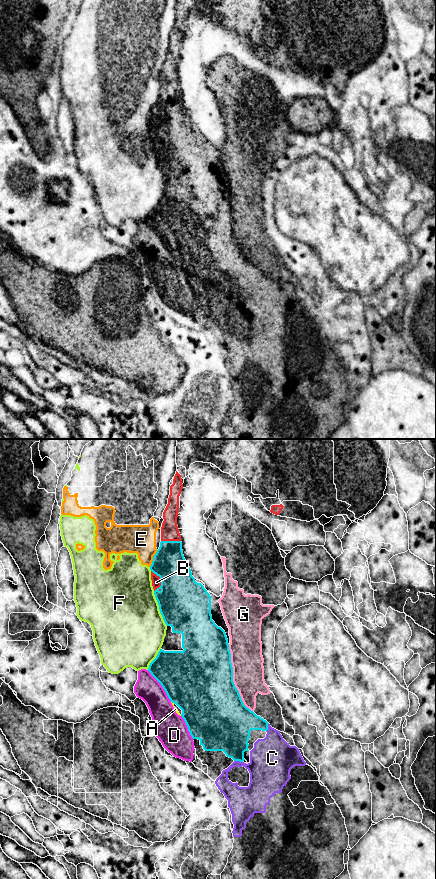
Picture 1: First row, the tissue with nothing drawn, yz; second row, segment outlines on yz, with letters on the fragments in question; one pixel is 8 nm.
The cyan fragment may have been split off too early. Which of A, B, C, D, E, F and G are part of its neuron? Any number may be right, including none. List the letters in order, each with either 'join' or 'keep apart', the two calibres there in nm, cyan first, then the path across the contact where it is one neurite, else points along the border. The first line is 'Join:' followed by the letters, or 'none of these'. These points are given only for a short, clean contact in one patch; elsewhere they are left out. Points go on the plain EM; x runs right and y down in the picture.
Join: A, B, C, D
A: join; 500 nm thick on the cyan side, 20 nm on the other
B: join; 380 nm thick on the cyan side, 80 nm on the other
C: join; 340 nm thick on the cyan side, 320 nm on the other
D: join; 480 nm thick on the cyan side, 200 nm on the other
E: keep apart; 260 nm thick on the cyan side, 240 nm on the other; border along yz (157, 102), (149, 118)
F: keep apart; 420 nm thick on the cyan side, 500 nm on the other
G: keep apart; 500 nm thick on the cyan side, 260 nm on the other

